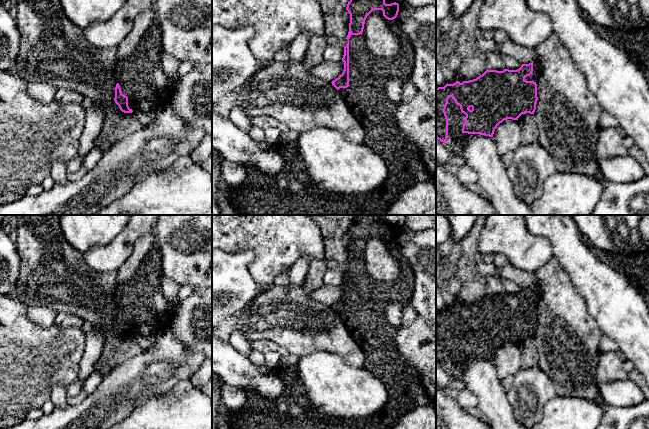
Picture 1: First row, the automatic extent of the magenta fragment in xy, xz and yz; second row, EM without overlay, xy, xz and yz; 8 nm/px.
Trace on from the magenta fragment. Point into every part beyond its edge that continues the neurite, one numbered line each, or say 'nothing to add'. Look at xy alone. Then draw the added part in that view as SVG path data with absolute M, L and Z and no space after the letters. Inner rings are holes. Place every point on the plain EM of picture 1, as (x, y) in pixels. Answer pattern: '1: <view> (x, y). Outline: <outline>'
1: xy (140, 300). Outline: M155 243L134 276L117 284L114 301L122 318L128 321L130 333L134 334L143 323L149 323L157 335L169 328L179 303L170 303L164 297L162 277L162 255Z

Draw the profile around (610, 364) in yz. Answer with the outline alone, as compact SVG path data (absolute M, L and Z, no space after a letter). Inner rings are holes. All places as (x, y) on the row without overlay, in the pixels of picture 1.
M619 351L601 352L595 379L597 382L613 382L628 379L624 370L624 357Z

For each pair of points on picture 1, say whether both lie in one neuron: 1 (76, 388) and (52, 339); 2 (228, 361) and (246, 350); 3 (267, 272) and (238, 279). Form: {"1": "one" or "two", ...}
{"1": "two", "2": "two", "3": "two"}

